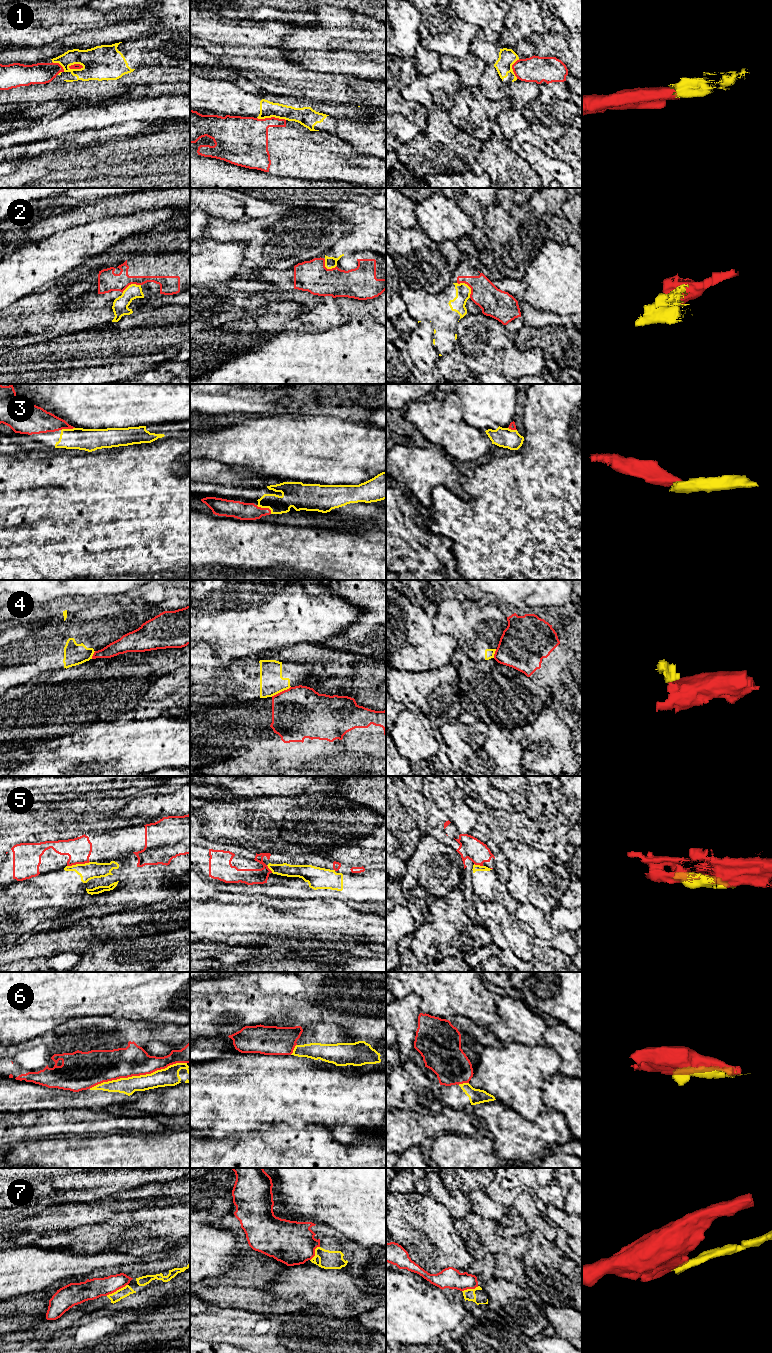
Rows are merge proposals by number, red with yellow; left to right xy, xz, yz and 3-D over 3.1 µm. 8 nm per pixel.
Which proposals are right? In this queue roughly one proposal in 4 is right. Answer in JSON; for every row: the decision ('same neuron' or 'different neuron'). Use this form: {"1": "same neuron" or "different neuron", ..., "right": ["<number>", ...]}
{"1": "different neuron", "2": "different neuron", "3": "same neuron", "4": "different neuron", "5": "different neuron", "6": "different neuron", "7": "different neuron", "right": ["3"]}

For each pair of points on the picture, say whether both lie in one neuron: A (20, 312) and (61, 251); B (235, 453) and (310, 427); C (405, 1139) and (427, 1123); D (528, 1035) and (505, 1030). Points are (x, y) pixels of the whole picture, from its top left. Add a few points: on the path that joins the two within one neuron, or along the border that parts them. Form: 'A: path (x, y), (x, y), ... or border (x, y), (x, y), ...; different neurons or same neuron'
A: border (33, 292), (19, 298), (12, 304); different neurons
B: path (254, 446), (291, 446); same neuron
C: path (410, 1134), (422, 1128); same neuron
D: path (522, 1030), (511, 1030); same neuron

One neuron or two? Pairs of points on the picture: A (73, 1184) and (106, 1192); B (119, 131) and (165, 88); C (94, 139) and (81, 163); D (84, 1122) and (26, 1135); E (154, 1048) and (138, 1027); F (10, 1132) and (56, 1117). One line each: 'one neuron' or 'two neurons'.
A: one neuron
B: two neurons
C: two neurons
D: one neuron
E: two neurons
F: one neuron

